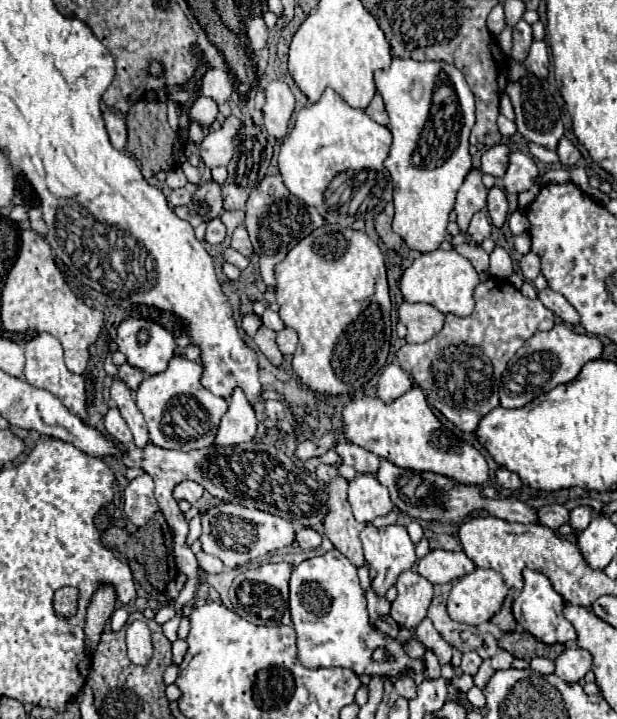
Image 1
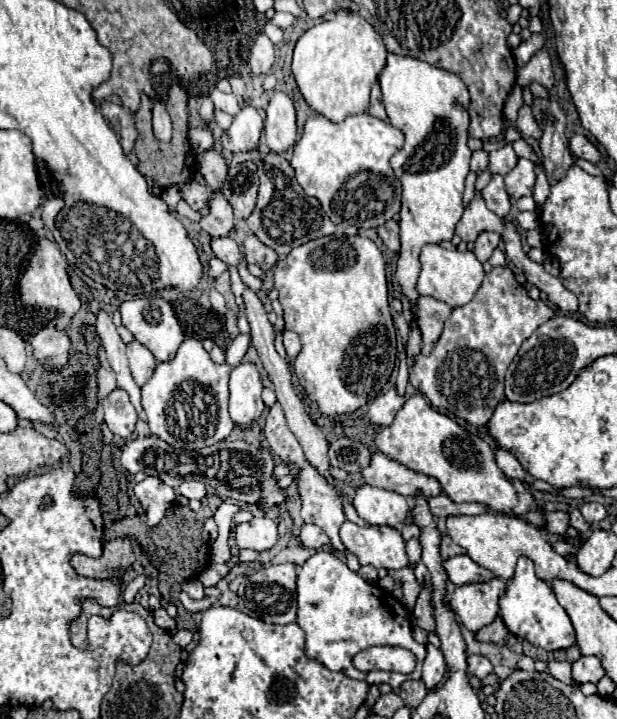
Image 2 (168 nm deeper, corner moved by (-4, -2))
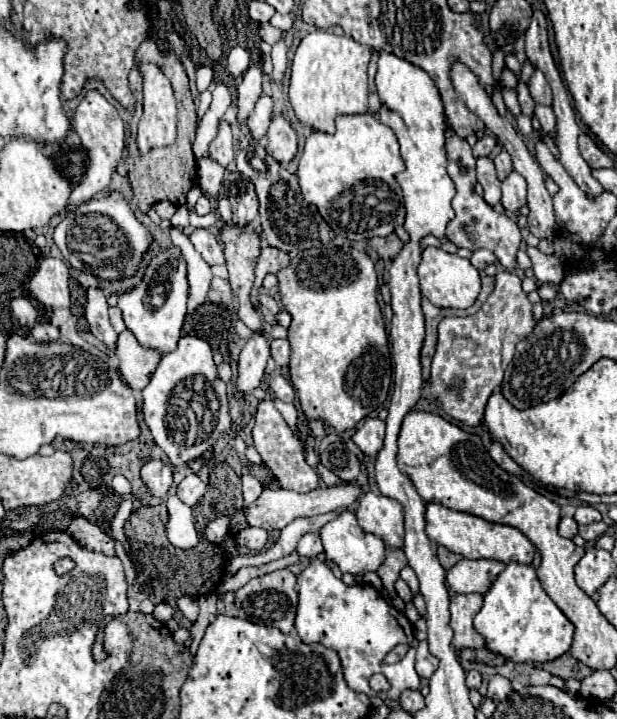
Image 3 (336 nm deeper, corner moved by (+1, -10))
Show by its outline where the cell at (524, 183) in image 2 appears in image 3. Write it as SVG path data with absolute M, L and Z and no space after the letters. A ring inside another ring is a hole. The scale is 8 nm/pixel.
M513 171L503 183L501 183L501 205L505 207L505 211L519 211L525 205L525 197L527 197L527 181Z

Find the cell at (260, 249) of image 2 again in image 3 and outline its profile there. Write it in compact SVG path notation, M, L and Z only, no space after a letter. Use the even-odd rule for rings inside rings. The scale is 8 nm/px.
M263 247L259 261L257 261L257 267L255 267L255 280L250 293L250 300L256 308L260 306L257 297L265 275L281 271L283 267L287 267L289 261L291 261L291 257L285 251L279 251L277 247Z

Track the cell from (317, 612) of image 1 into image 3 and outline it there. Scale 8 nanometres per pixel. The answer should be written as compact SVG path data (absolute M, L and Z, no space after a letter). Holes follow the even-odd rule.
M315 559L299 575L299 605L295 617L295 629L303 643L323 643L339 653L345 681L353 691L375 697L375 691L369 687L369 679L375 673L383 673L391 683L391 689L383 695L385 699L399 699L405 689L419 689L419 675L415 671L415 647L413 647L413 625L409 619L387 605L381 593L367 583L345 585L337 579L331 569ZM399 643L409 645L409 653L393 665L387 665L385 655Z

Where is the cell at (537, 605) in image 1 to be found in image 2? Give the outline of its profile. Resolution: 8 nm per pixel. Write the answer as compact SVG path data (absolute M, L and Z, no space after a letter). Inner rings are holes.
M528 557L518 559L516 575L508 581L506 595L500 599L500 617L516 637L526 639L546 651L568 649L576 643L576 631L570 623L570 617L558 605L552 587L534 575L534 563Z

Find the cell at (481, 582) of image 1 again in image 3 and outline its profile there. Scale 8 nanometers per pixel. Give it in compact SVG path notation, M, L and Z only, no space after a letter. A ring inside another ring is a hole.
M479 593L469 595L453 595L451 597L451 629L453 629L453 647L455 649L481 649L485 647L485 639L473 629L473 617L483 605L483 597Z

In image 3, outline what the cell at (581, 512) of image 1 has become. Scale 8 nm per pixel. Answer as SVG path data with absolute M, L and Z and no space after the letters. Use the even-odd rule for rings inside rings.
M579 505L577 511L575 511L575 521L579 525L589 525L589 523L601 521L601 513L591 505Z

